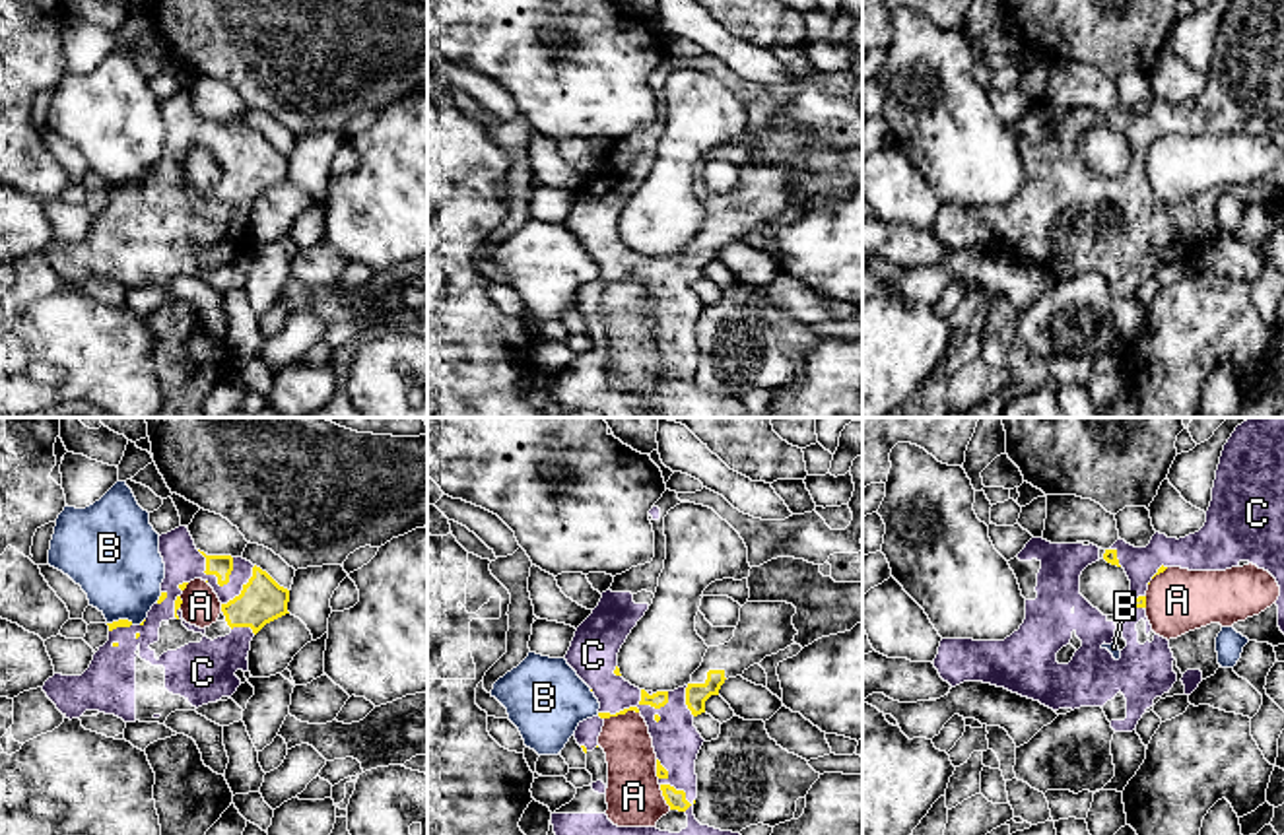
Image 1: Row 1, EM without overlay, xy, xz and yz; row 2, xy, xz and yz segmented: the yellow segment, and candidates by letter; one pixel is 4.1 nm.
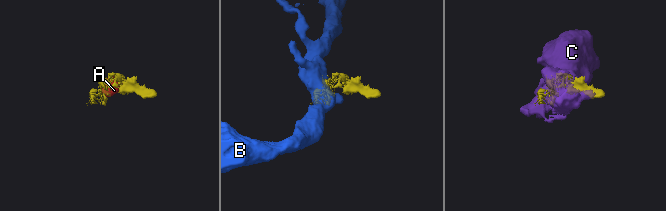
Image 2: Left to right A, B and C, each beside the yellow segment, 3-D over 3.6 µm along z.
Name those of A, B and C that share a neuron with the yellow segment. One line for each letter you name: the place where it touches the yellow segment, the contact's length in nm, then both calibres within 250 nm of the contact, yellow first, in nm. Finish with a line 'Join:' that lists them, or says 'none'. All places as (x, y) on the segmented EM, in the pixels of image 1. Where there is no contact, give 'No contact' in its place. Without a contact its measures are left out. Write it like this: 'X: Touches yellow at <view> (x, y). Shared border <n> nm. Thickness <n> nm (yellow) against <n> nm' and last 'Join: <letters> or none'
C: Touches yellow at xz (636, 707). Shared border 320 nm. Thickness 70 nm (yellow) against 200 nm
Join: C

